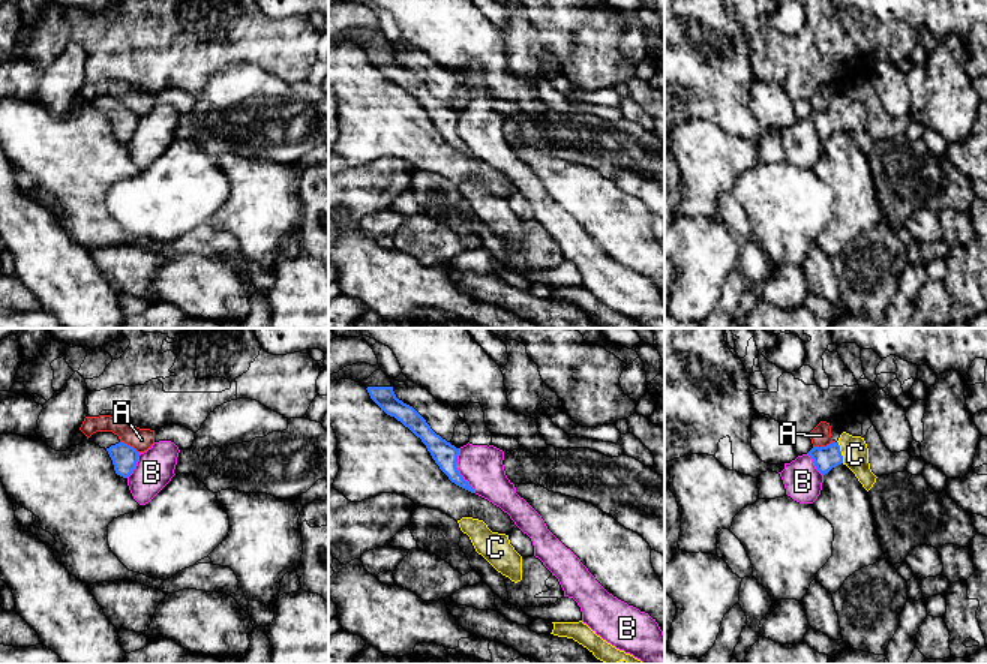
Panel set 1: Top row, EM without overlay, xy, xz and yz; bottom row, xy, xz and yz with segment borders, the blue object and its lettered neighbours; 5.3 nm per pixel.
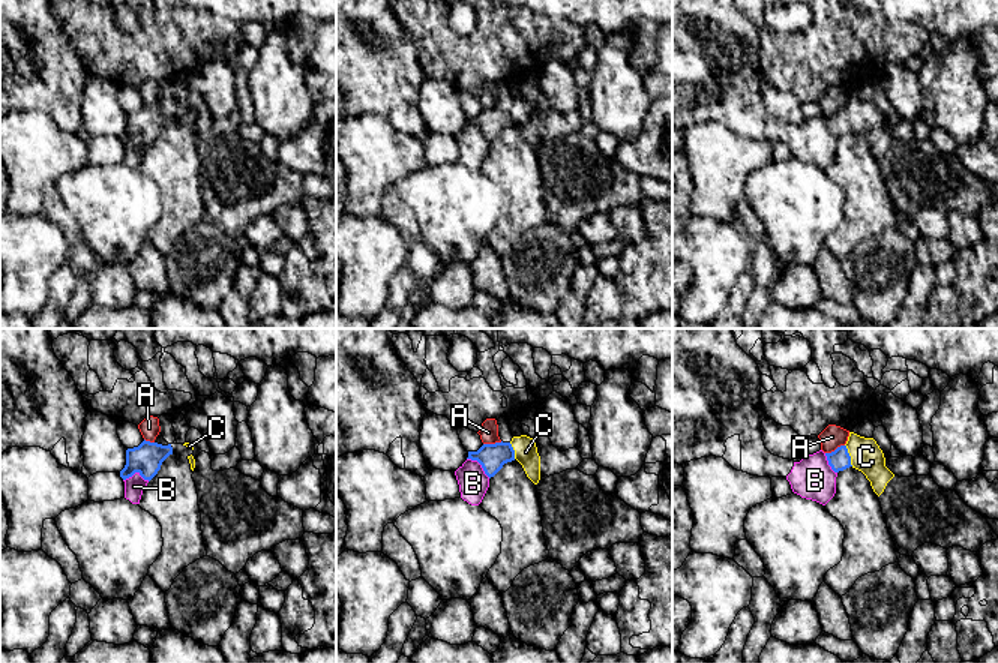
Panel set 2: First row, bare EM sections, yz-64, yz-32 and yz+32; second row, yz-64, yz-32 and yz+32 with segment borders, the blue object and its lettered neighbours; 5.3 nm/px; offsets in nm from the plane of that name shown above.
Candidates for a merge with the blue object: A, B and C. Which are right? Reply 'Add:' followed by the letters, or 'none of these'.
Add: C

